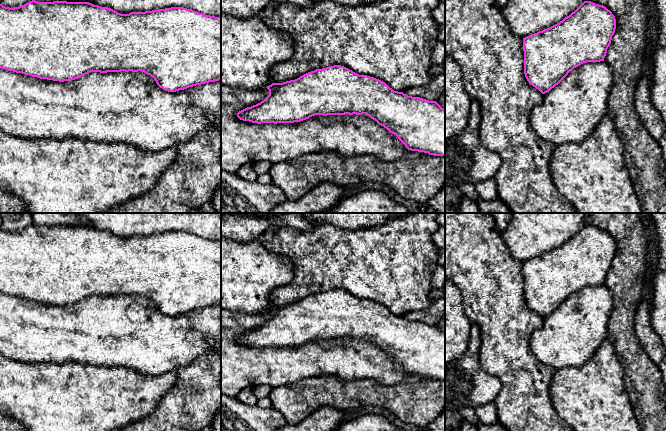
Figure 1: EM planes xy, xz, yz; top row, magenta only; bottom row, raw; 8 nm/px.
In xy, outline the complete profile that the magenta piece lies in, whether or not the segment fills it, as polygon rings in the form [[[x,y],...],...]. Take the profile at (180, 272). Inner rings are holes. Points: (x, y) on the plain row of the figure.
[[[38,226],[19,231],[0,228],[0,292],[53,305],[69,305],[90,296],[144,296],[165,315],[176,316],[221,303],[221,241],[183,231],[121,238],[89,226]]]

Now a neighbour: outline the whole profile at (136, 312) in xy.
[[[0,292],[0,354],[19,361],[121,366],[143,374],[159,375],[188,366],[201,355],[217,353],[208,338],[221,347],[220,305],[168,316],[160,312],[153,301],[141,295],[90,296],[75,304],[59,306]]]

